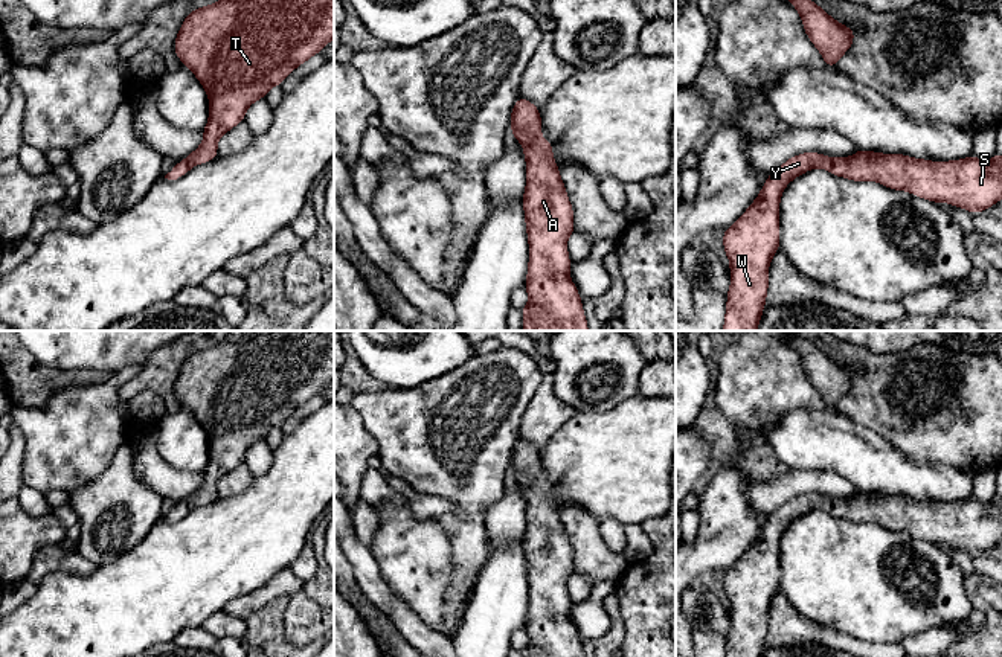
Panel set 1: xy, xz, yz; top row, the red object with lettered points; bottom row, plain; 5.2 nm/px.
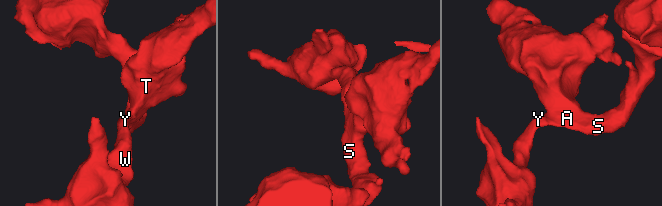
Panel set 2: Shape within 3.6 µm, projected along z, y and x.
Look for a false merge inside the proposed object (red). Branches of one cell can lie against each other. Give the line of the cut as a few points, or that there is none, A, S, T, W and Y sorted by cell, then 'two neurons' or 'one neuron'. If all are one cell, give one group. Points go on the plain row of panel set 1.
no cut; A S T W Y; one neuron

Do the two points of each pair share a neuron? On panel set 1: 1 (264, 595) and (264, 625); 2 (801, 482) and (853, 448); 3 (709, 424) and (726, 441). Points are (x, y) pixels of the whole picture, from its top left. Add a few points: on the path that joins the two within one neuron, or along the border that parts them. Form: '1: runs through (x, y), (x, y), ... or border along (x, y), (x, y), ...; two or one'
1: border along (287, 596), (278, 596), (244, 618); two
2: border along (790, 468), (831, 470), (853, 485); two
3: runs through (714, 429), (722, 436); one

